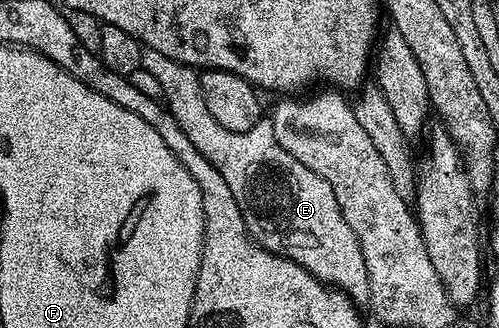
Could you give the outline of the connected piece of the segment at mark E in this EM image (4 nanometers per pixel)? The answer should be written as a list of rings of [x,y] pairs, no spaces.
[[[144,48],[140,51],[140,64],[143,70],[150,72],[162,84],[163,105],[178,120],[178,128],[190,136],[194,148],[206,156],[209,166],[226,180],[226,184],[238,200],[238,208],[242,212],[242,220],[248,229],[248,235],[264,250],[298,263],[306,272],[310,272],[319,282],[344,291],[353,302],[364,304],[368,301],[368,277],[366,276],[366,260],[362,260],[362,248],[358,244],[358,236],[350,232],[350,224],[346,224],[346,216],[342,216],[342,208],[338,208],[338,200],[334,200],[334,188],[318,176],[318,172],[310,172],[306,164],[298,164],[278,140],[274,140],[274,128],[271,121],[261,120],[250,128],[250,132],[230,132],[210,116],[206,109],[206,100],[202,100],[200,76],[195,66],[187,66],[178,60],[170,60],[170,56],[162,56],[162,52]]]

